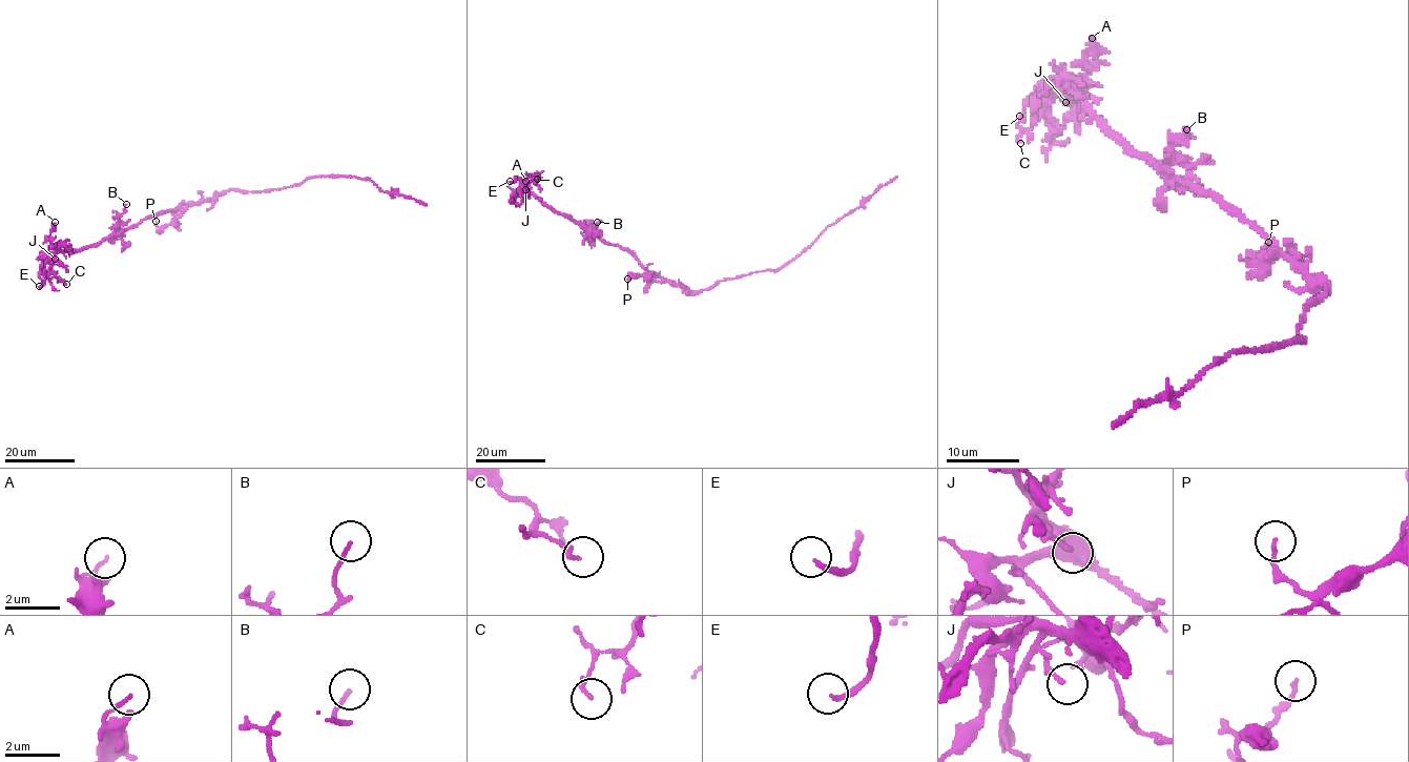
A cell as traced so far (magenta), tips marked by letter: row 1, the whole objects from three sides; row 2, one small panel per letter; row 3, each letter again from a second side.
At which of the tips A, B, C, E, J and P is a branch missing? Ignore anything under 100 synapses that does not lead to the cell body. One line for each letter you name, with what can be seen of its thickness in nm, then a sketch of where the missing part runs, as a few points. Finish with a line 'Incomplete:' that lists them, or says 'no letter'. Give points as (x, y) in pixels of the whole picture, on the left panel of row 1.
E: Thickness 170 nm
Incomplete: E

